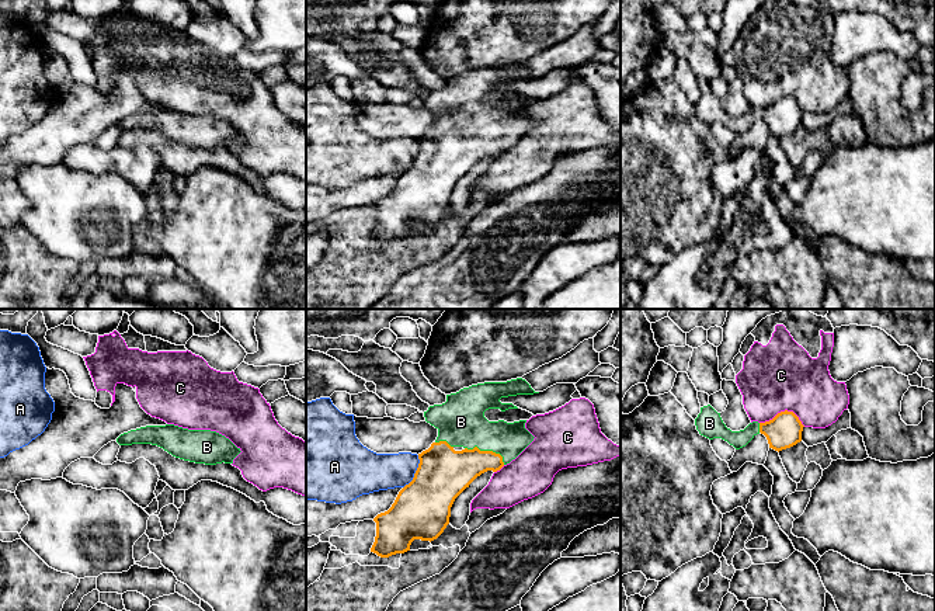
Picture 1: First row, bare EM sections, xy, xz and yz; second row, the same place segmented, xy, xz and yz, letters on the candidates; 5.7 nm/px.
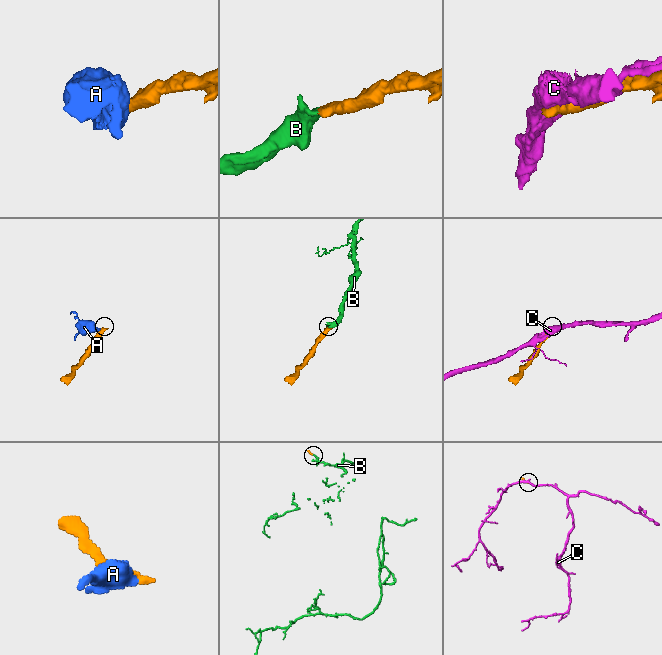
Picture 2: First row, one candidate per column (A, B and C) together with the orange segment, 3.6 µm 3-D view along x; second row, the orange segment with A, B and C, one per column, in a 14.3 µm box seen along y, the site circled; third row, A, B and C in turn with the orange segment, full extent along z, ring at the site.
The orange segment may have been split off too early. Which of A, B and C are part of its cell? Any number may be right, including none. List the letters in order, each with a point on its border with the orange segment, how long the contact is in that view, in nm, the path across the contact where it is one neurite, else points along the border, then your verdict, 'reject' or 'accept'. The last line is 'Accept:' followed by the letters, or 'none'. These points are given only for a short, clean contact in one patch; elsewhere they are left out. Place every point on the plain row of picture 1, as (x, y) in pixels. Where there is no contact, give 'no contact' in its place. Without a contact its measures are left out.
A: xz (416, 158) | 220 nm | along xz (419, 141), (419, 152), (414, 162), (403, 173) | reject
B: xz (487, 136) | 260 nm | across xz (449, 158), (487, 136), (461, 107) | accept
C: yz (784, 97) | 260 nm | reject
Accept: B

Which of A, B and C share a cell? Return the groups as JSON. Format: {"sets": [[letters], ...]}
{"sets": [["A"], ["B"], ["C"]]}

